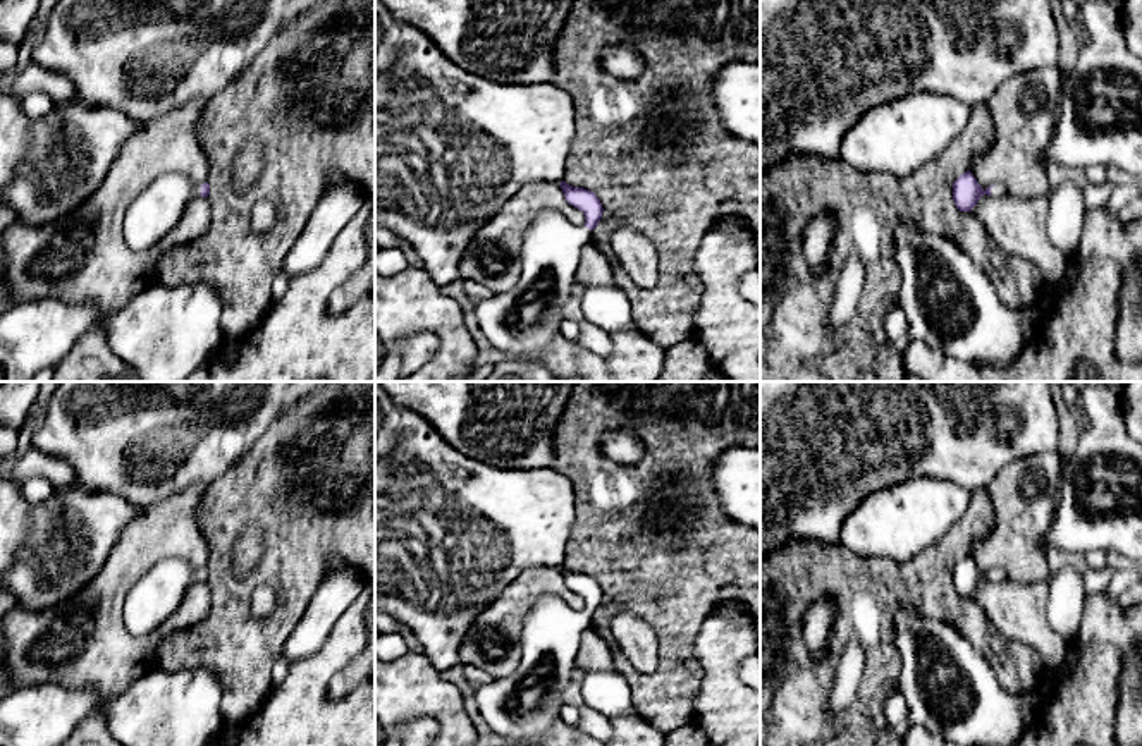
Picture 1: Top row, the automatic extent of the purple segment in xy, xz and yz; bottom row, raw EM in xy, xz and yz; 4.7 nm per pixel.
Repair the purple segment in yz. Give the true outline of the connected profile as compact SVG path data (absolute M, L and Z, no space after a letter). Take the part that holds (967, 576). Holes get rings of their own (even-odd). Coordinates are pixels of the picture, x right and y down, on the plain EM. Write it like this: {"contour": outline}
{"contour": "M970 555L961 559L953 567L953 586L960 596L972 596L984 579L994 583L1010 583L1010 576L1004 569L994 569L984 576Z"}

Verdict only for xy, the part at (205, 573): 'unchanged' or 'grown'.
grown

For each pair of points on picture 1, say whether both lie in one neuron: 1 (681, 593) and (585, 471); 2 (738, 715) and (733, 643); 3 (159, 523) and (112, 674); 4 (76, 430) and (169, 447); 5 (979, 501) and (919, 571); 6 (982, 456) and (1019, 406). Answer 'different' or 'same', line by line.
1: same
2: same
3: same
4: same
5: same
6: same

